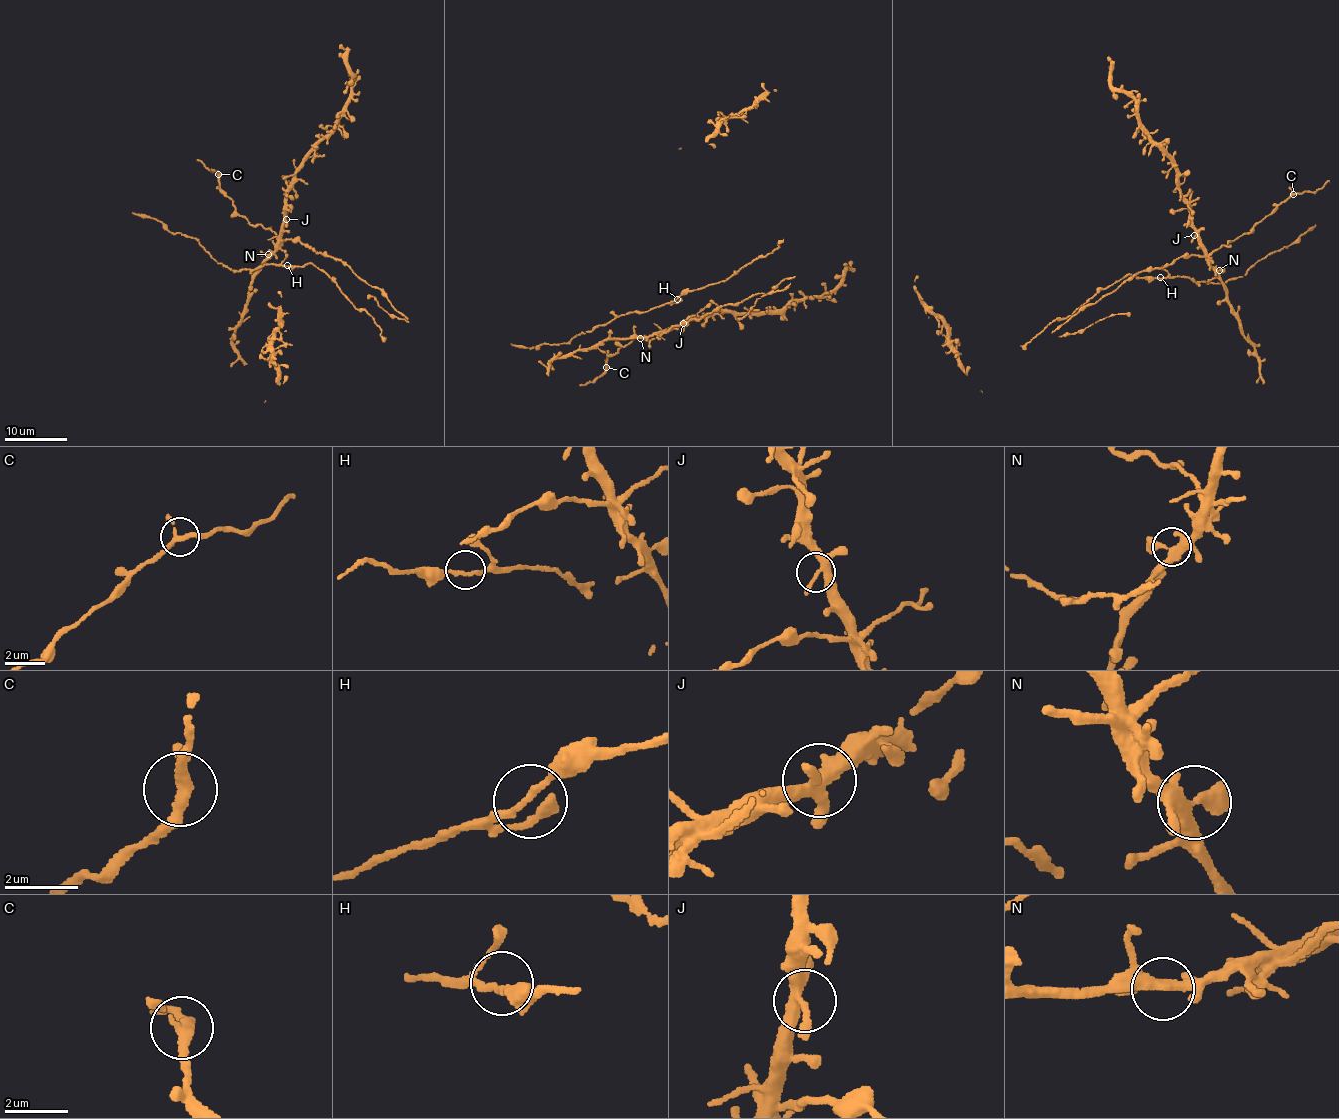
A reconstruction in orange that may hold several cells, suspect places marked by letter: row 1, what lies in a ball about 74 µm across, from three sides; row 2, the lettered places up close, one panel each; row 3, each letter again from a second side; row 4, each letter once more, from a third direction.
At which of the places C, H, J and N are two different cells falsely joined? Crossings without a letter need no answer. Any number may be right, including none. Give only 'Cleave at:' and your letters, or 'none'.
Cleave at: none

